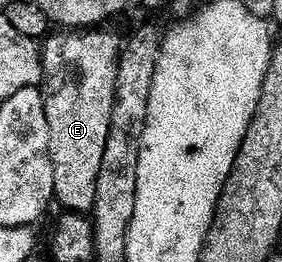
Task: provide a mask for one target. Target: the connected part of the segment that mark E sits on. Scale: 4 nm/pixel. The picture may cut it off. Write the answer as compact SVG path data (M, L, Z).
M56 30L56 33L53 31L43 37L40 49L48 157L52 163L52 195L55 203L61 204L61 209L81 214L87 213L94 202L94 182L98 178L98 166L102 166L118 63L118 40L116 44L110 33L96 31L100 30Z

